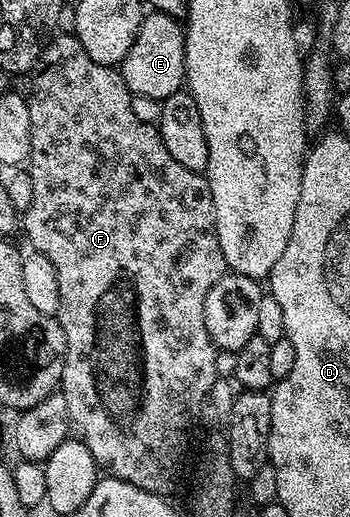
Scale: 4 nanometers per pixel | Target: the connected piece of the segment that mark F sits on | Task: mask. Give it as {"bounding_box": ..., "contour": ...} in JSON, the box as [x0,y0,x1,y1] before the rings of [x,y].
{"bounding_box":[20,34,228,496],"contour":[[[58,34],[47,41],[30,80],[28,101],[32,144],[28,172],[32,176],[32,204],[21,215],[20,226],[23,231],[26,229],[29,249],[48,256],[56,267],[56,281],[60,284],[60,308],[56,317],[64,328],[66,341],[60,393],[64,400],[68,400],[68,416],[73,429],[109,477],[124,480],[134,488],[166,496],[178,478],[178,469],[186,454],[186,433],[194,422],[194,413],[201,408],[202,402],[204,406],[209,399],[216,386],[214,377],[218,374],[219,355],[208,336],[208,328],[204,328],[204,300],[208,300],[212,284],[228,273],[228,267],[216,236],[216,208],[212,204],[210,185],[206,182],[205,173],[189,170],[184,168],[184,164],[176,164],[176,160],[172,160],[168,148],[164,148],[164,140],[158,135],[157,125],[150,123],[149,126],[134,111],[135,99],[124,84],[121,73],[113,66],[92,60],[73,34]]]}

